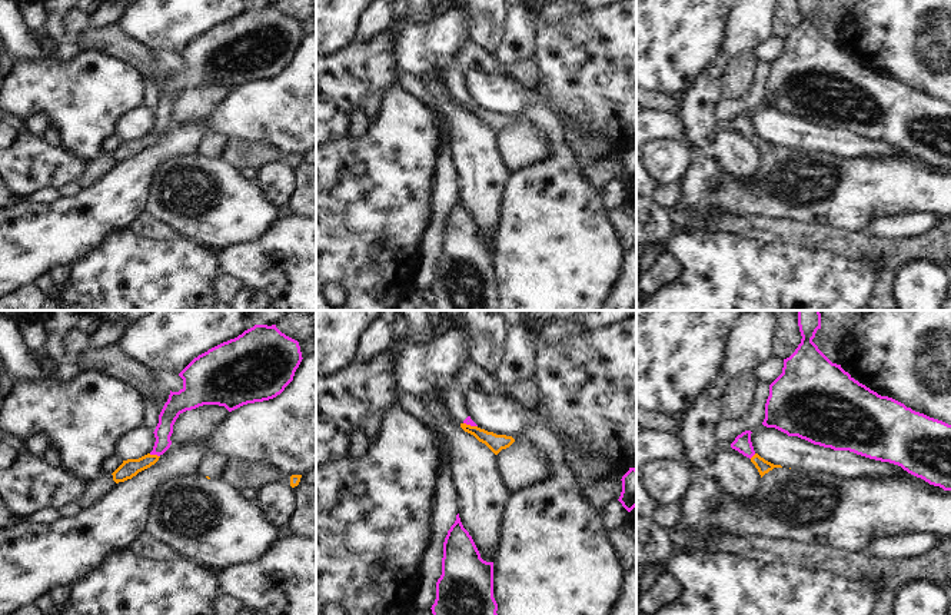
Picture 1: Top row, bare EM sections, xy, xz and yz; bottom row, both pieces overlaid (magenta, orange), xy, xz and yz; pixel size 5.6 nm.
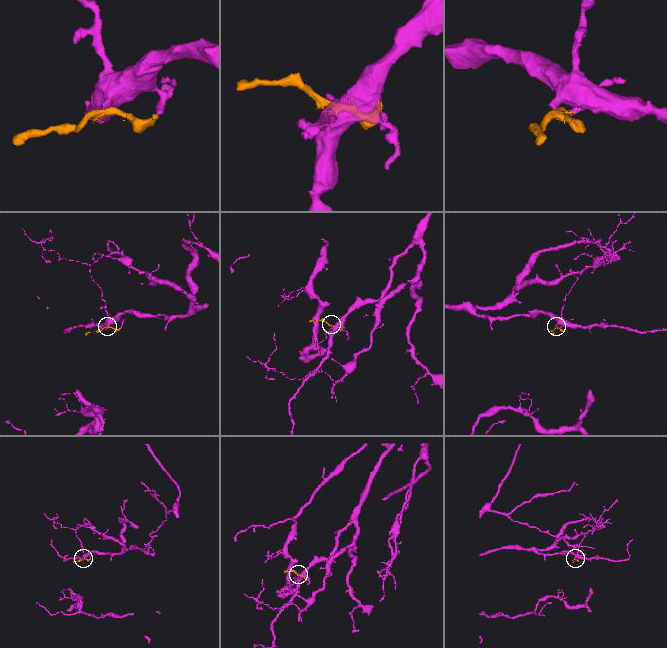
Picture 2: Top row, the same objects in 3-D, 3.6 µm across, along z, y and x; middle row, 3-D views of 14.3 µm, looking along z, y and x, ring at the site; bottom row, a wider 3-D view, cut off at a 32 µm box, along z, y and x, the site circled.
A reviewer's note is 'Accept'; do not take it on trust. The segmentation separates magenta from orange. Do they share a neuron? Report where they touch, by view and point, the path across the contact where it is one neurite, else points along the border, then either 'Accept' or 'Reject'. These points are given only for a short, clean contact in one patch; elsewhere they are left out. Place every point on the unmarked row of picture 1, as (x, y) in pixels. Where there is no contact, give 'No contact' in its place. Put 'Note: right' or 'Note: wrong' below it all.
Touches magenta at xy (155, 133). Boundary: xy (149, 133), (159, 136). Reject
Note: wrong

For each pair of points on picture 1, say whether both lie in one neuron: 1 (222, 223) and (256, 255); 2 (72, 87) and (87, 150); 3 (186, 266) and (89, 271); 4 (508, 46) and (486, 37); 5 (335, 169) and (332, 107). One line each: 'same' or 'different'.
1: different
2: same
3: same
4: different
5: different

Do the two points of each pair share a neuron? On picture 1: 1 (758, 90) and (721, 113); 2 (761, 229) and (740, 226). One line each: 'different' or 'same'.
1: same
2: same

